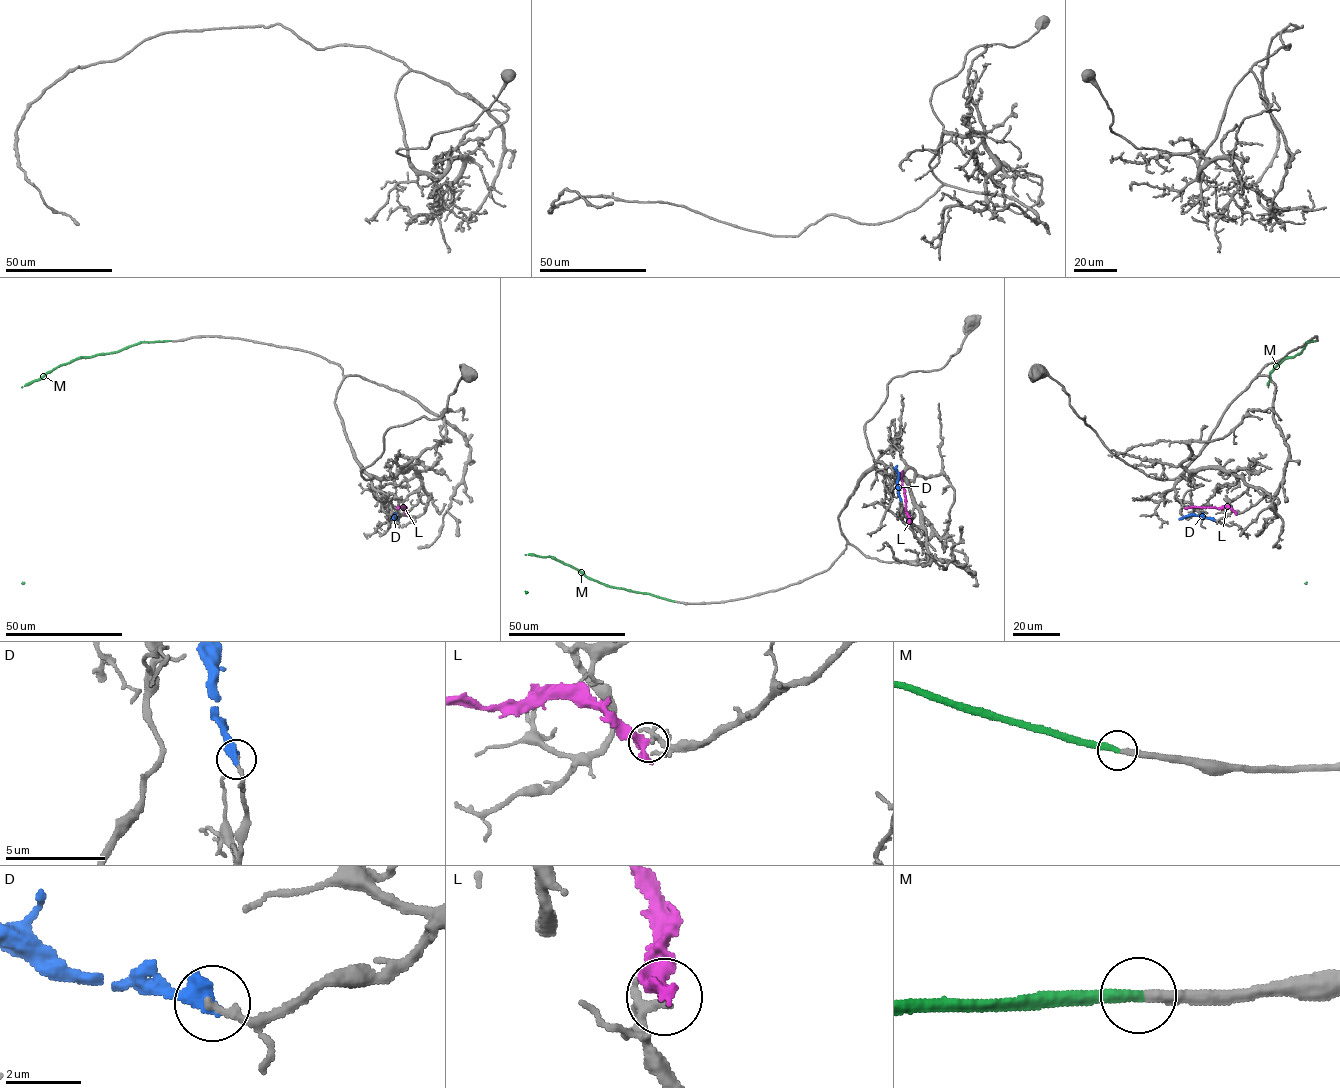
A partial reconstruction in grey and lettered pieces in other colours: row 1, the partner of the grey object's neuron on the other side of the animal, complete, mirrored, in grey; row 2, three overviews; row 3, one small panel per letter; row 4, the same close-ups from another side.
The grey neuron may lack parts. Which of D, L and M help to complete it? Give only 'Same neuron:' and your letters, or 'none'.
Same neuron: M

